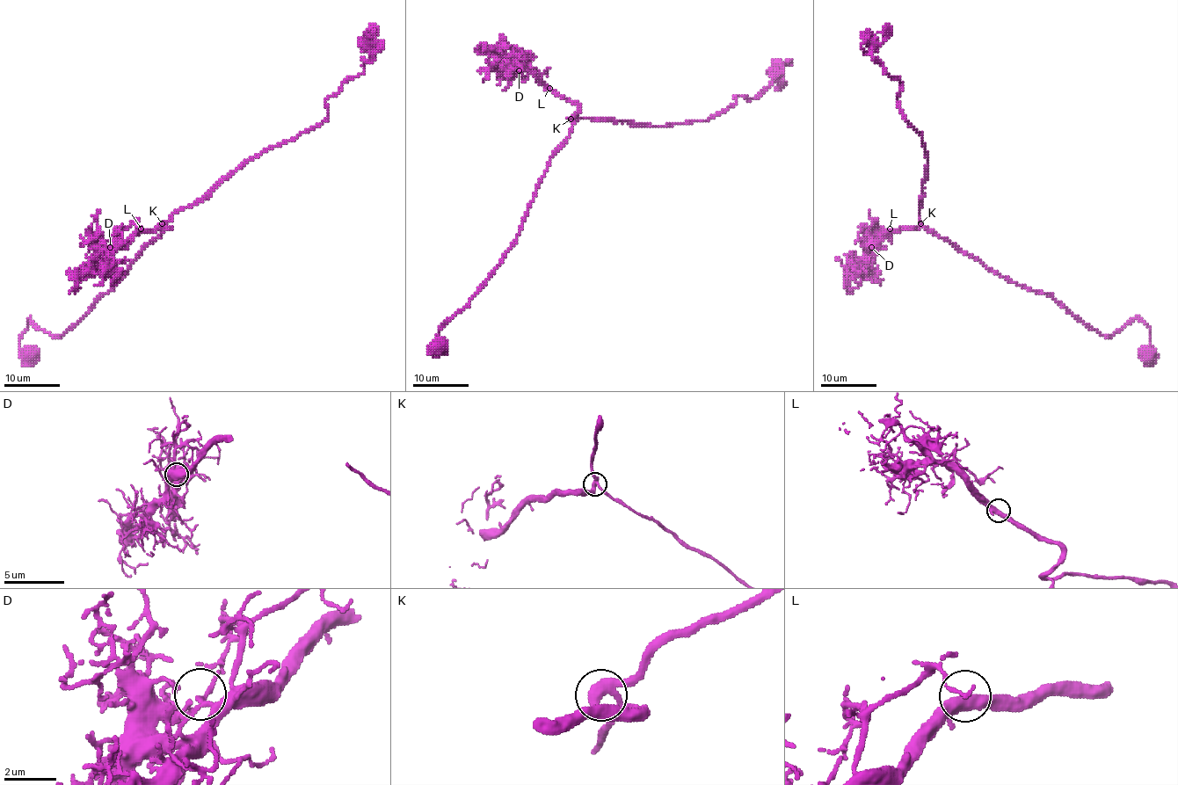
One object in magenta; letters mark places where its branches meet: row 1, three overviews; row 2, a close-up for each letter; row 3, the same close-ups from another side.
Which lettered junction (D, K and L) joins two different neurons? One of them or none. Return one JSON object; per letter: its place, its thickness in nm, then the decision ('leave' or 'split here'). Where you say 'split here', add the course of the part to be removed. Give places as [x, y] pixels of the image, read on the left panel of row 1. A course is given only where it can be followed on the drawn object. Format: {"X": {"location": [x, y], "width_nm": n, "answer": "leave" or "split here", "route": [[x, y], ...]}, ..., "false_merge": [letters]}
{"D": {"location": [110, 247], "width_nm": 140, "answer": "leave"}, "K": {"location": [162, 223], "width_nm": 360, "answer": "leave"}, "L": {"location": [141, 228], "width_nm": 360, "answer": "leave"}, "false_merge": []}

